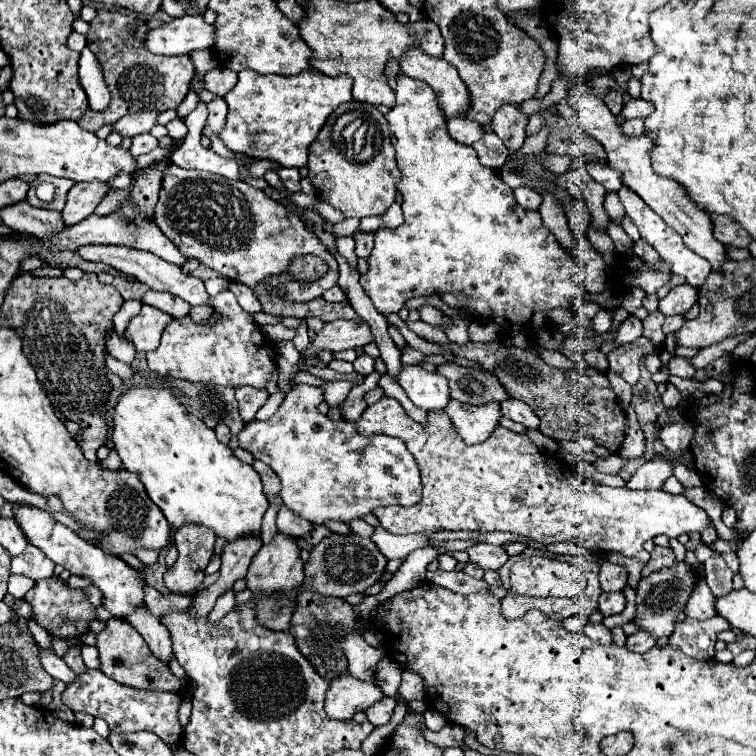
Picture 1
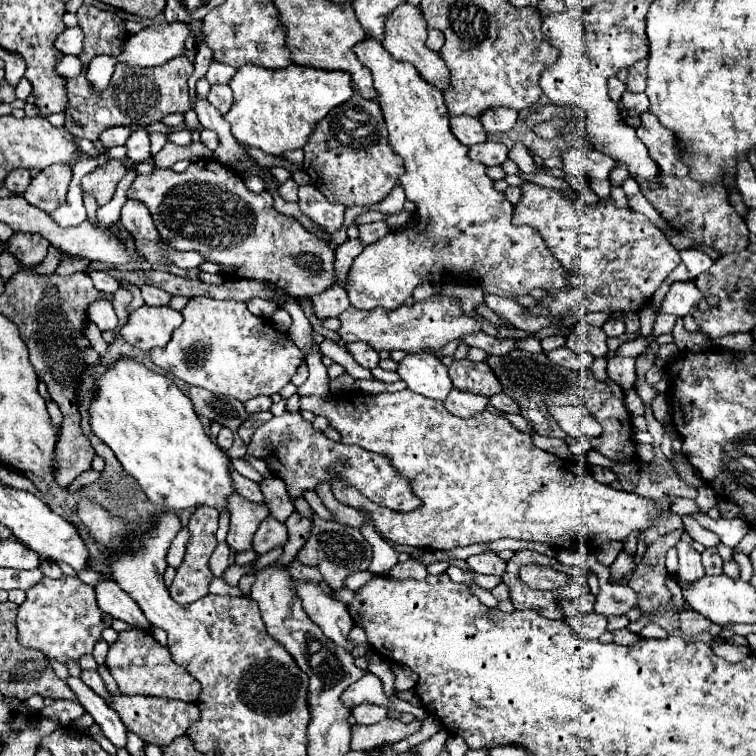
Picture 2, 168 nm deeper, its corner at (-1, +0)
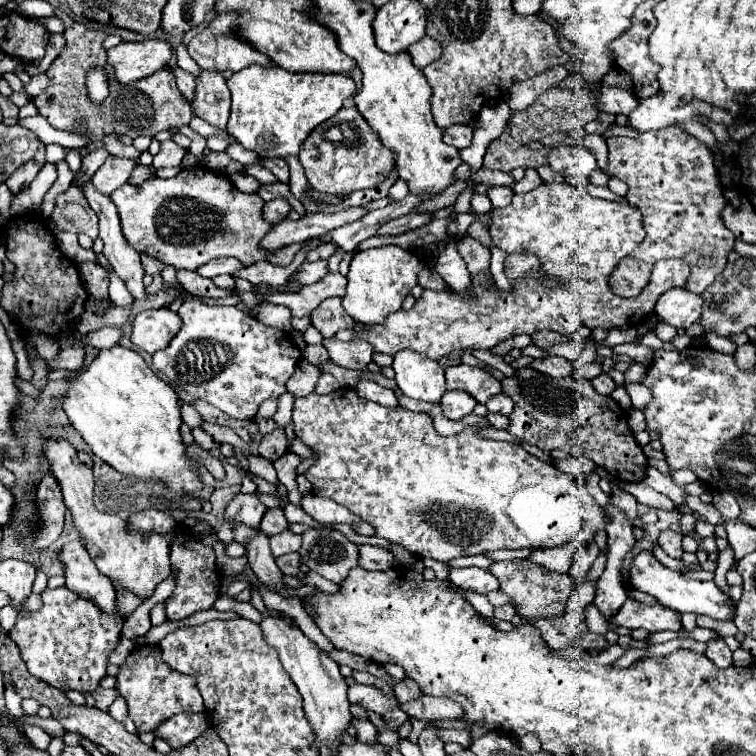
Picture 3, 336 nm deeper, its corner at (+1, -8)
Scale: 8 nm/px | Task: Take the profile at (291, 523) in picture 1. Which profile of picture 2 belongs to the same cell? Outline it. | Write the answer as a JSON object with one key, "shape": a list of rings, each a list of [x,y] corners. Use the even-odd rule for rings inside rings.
{"shape":[[[232,470],[232,480],[234,480],[236,492],[238,492],[240,496],[244,496],[246,500],[256,502],[256,504],[266,504],[264,496],[262,496],[262,492],[260,492],[260,486],[258,486],[256,482],[252,482],[252,480],[244,478],[244,476],[240,476],[236,470]]]}

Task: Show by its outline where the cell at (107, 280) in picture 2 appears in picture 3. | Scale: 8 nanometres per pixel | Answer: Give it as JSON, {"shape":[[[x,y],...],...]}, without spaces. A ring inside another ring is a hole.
{"shape":[[[82,262],[78,266],[80,270],[80,278],[84,282],[84,288],[88,294],[92,294],[98,300],[108,298],[108,272],[96,264],[96,262]]]}

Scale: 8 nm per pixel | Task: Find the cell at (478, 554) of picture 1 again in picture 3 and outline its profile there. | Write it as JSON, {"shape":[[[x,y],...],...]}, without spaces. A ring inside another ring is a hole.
{"shape":[[[456,568],[456,570],[450,570],[448,580],[454,582],[458,588],[474,590],[478,594],[488,594],[492,590],[498,590],[498,580],[488,570],[482,570],[482,568]]]}

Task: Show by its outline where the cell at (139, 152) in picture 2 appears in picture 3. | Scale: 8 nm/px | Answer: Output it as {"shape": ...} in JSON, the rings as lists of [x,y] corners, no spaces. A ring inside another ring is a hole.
{"shape":[[[108,134],[106,138],[102,138],[104,142],[104,150],[108,150],[112,156],[120,156],[120,158],[134,158],[138,160],[140,158],[140,152],[134,148],[134,146],[126,146],[118,140],[116,134]]]}

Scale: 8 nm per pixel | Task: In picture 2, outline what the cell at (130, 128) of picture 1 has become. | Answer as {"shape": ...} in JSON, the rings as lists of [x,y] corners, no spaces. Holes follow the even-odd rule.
{"shape":[[[116,126],[116,128],[110,128],[104,134],[100,134],[100,140],[102,140],[104,146],[114,148],[114,146],[126,144],[126,140],[128,140],[130,134],[132,134],[132,128],[130,126]]]}

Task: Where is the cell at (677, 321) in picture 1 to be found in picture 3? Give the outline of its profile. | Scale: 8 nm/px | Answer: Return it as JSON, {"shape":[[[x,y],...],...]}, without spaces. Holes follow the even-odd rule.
{"shape":[[[660,322],[660,324],[656,326],[656,336],[658,336],[662,342],[670,342],[670,340],[676,336],[676,328],[670,326],[670,324],[666,324],[666,322]]]}

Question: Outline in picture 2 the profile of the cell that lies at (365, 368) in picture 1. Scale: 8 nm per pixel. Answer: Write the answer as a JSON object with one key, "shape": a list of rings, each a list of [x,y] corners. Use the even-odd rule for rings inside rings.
{"shape":[[[348,344],[346,350],[354,356],[354,360],[356,360],[360,366],[370,368],[370,370],[378,366],[380,356],[378,356],[378,352],[376,352],[372,346],[368,346],[368,344]]]}

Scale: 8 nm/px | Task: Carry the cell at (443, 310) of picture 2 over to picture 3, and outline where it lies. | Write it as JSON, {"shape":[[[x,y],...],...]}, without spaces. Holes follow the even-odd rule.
{"shape":[[[566,182],[540,184],[528,194],[514,194],[508,208],[494,208],[490,236],[492,246],[502,248],[508,254],[530,252],[538,256],[544,278],[556,278],[564,286],[548,288],[544,280],[526,278],[524,282],[514,282],[510,292],[504,292],[496,284],[490,286],[486,274],[472,274],[470,294],[456,294],[450,288],[442,292],[424,290],[412,310],[394,312],[380,326],[366,326],[368,330],[358,338],[368,340],[374,346],[374,352],[396,354],[410,348],[438,360],[452,350],[490,350],[516,334],[552,330],[570,336],[582,324],[590,330],[638,326],[654,312],[660,294],[670,288],[682,288],[690,276],[690,266],[686,262],[662,260],[652,272],[648,290],[636,300],[616,300],[608,288],[608,276],[612,268],[628,256],[628,250],[634,250],[642,242],[642,216],[626,198],[592,198],[586,190]]]}

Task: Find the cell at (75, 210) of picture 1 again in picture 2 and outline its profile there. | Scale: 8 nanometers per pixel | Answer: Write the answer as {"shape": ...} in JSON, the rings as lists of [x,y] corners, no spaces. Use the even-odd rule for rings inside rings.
{"shape":[[[108,160],[106,164],[98,166],[94,172],[86,174],[80,182],[82,192],[88,192],[96,198],[98,206],[104,206],[112,200],[116,184],[126,174],[126,166],[122,160]]]}

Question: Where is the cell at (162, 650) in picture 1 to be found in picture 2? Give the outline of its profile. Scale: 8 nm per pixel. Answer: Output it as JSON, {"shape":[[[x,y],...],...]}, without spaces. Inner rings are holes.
{"shape":[[[100,582],[96,586],[96,598],[102,612],[112,614],[114,618],[144,632],[152,628],[138,602],[128,592],[124,592],[116,582]]]}

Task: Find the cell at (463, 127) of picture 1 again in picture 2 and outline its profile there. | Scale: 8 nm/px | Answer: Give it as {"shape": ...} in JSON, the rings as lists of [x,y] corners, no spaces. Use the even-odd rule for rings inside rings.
{"shape":[[[456,116],[450,120],[450,126],[452,126],[454,136],[466,146],[474,146],[474,144],[488,140],[488,134],[486,134],[486,130],[478,118]]]}

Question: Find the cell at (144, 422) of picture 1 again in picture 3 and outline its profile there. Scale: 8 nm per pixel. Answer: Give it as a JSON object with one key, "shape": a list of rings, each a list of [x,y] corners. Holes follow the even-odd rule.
{"shape":[[[124,346],[100,350],[86,368],[72,372],[66,380],[70,388],[62,398],[62,408],[100,460],[122,474],[164,480],[178,494],[194,494],[202,488],[180,438],[178,394],[148,368],[136,350]]]}

